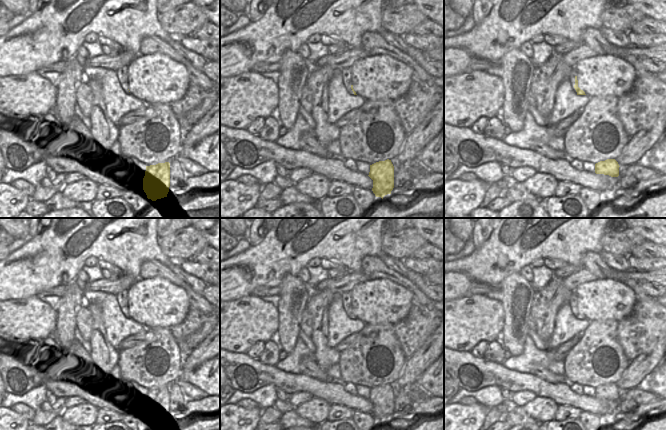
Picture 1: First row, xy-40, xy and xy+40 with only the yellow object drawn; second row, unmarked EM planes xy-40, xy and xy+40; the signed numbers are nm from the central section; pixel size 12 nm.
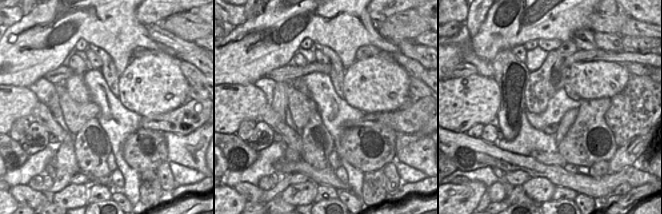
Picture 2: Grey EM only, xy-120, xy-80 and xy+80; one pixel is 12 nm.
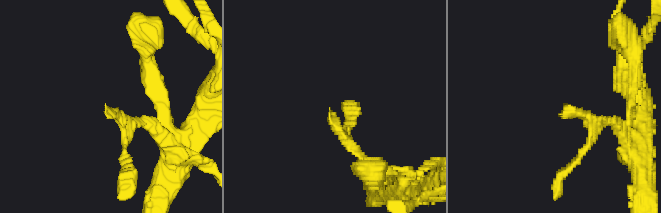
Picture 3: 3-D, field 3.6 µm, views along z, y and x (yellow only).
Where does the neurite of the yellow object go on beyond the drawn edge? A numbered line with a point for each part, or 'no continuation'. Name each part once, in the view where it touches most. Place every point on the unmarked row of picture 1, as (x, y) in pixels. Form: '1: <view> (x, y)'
no continuation

